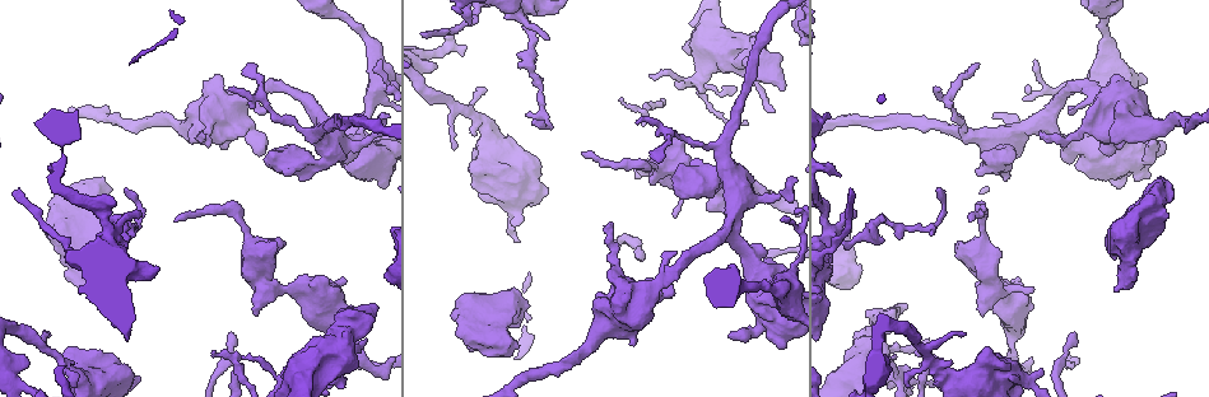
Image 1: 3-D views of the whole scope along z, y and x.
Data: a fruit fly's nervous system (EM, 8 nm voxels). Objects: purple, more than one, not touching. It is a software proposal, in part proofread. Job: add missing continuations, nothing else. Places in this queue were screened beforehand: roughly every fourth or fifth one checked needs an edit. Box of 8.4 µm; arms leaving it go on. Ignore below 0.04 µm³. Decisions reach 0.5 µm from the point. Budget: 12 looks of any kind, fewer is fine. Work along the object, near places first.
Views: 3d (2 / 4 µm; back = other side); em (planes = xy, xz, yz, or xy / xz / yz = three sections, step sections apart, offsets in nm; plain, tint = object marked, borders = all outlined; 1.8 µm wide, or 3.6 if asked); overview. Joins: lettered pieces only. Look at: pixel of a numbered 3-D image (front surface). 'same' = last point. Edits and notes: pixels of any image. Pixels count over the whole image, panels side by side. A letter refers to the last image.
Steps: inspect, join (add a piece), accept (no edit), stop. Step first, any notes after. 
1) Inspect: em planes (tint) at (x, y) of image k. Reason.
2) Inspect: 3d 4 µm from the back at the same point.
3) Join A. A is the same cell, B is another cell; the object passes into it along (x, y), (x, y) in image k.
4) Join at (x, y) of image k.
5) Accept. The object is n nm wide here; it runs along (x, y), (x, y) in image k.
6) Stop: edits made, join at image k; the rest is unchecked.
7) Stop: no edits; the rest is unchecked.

Inspect: 3d 4 µm at (469, 25) of image 1. Free end.

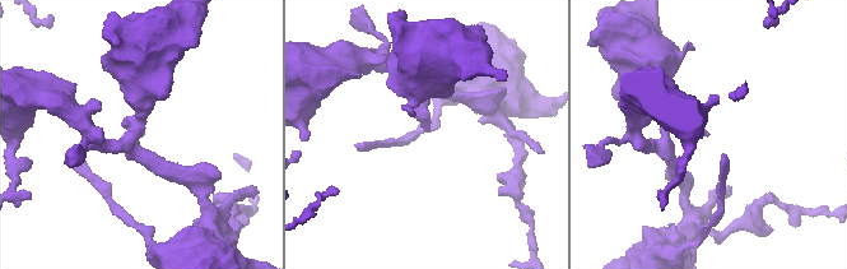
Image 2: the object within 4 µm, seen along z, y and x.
Inspect: em xz step 4 (borders) at (708, 133) of image 2.

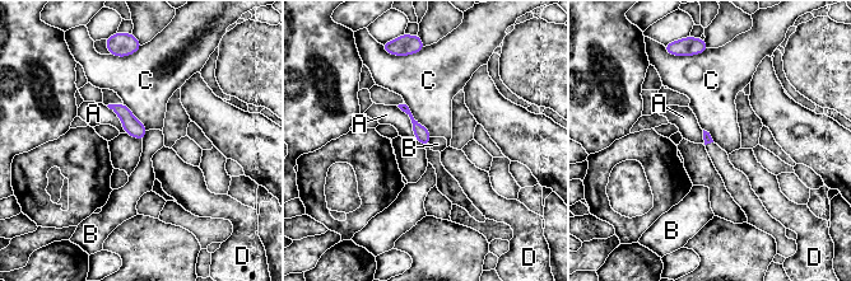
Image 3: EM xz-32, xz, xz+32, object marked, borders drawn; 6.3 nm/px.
Accept. A, B, C and D are other cells; no lettered piece goes on from it.

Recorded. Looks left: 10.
Inspect: em yz step 4 (plain) at (638, 122) of image 1.

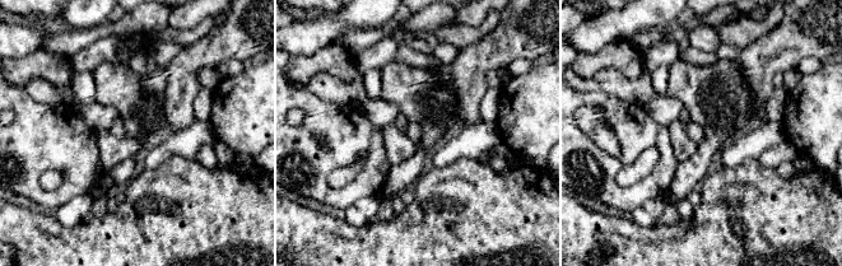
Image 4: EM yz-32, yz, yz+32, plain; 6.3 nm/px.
Inspect: em yz step 4 (borders) at the same point. See the neighbours.

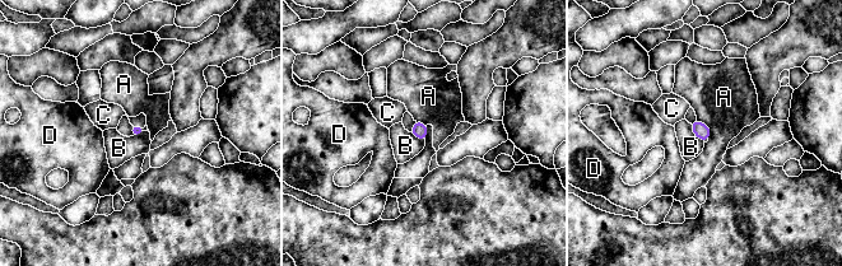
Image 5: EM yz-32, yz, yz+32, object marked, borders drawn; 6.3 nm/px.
Join C. The longest contact is with A, 150 nm; C is the same cell, A, B and D are other cells; the neuron continues.

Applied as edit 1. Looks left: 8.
Inspect: overview. Redraw.

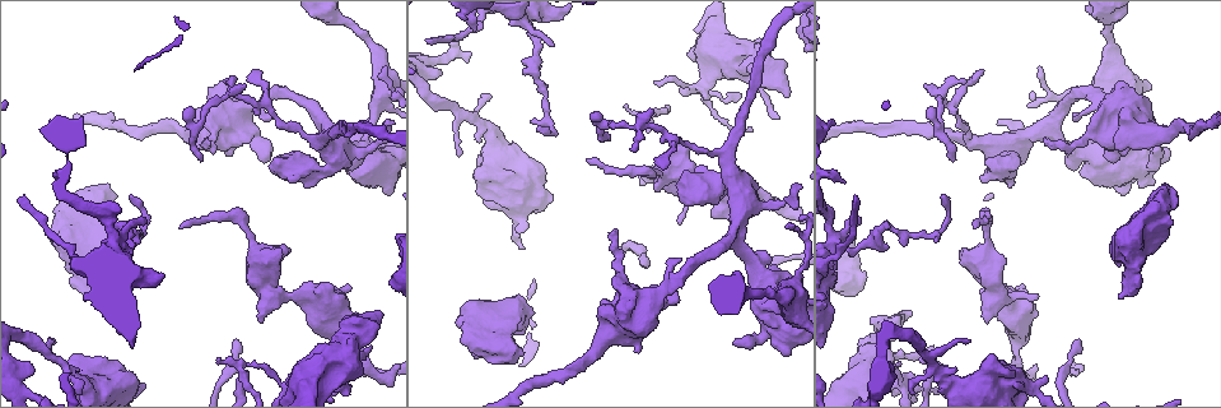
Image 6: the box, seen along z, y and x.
Inspect: em xz step 16 (tint) at (1046, 376) of image 6. Free end.

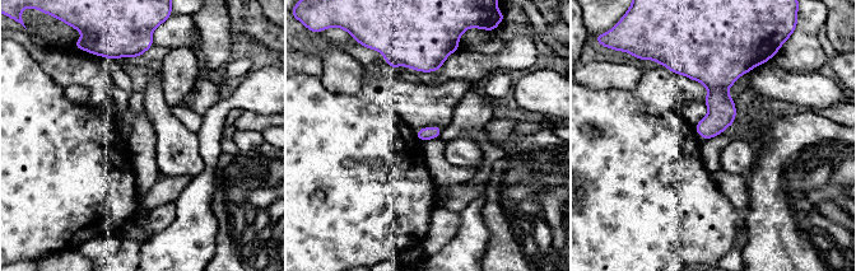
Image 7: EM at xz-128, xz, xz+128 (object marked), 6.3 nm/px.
Inspect: em planes (borders) at the same point. Another direction.

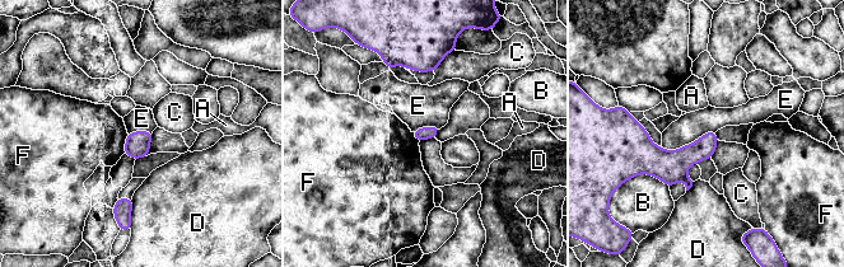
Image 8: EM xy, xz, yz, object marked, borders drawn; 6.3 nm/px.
Accept. A, B, C, D, E and F are other cells; a border runs along (714, 131), (676, 149), (661, 146) in image 8; no lettered piece goes on from it.

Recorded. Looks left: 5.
Inspect: em planes (plain) at (1118, 295) of image 6. Free end.

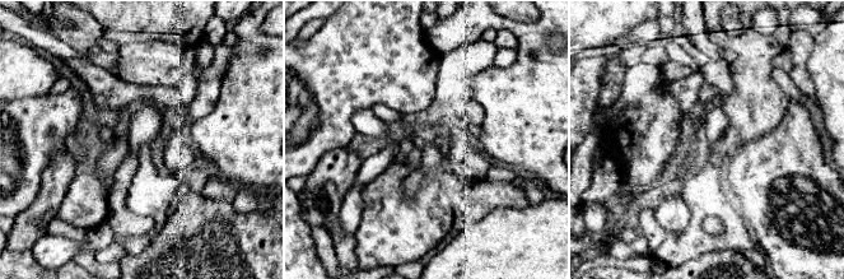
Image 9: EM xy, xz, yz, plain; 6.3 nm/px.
Inspect: em planes (borders) at the same point. What lies round it.

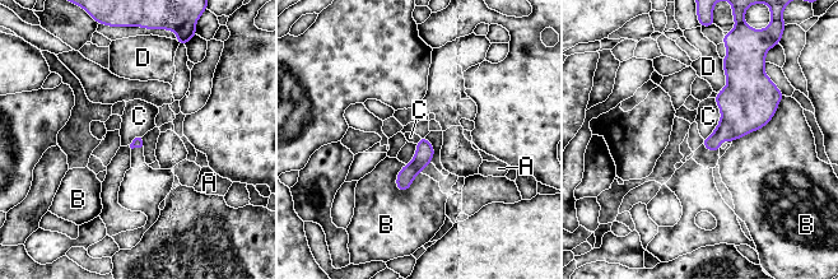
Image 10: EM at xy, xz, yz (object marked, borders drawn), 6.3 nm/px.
Accept. A, B, C and D are other cells; it runs along (423, 140), (423, 157), (401, 187) in image 10; none of them fits.

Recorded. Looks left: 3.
Inspect: 3d 4 µm at (679, 223) of image 6.

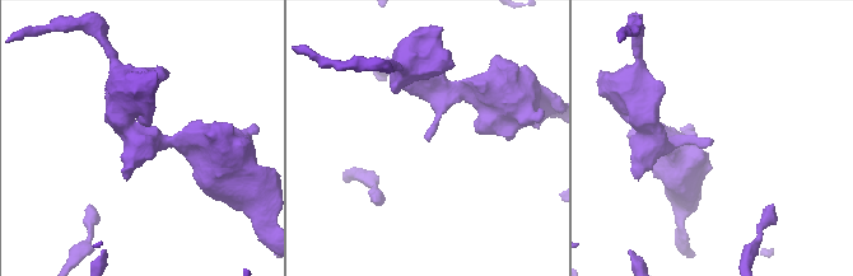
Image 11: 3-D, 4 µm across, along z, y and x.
Inspect: em xz step 8 (borders) at (424, 137) of image 11. Now the EM.

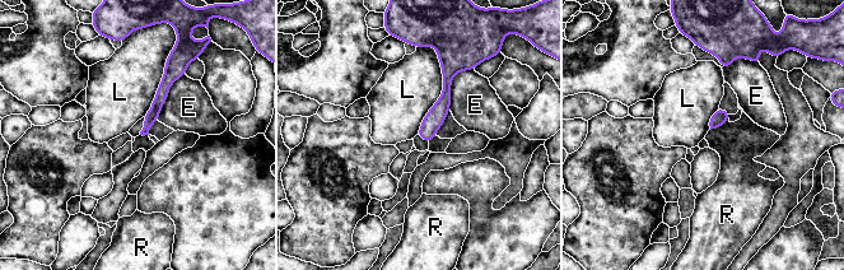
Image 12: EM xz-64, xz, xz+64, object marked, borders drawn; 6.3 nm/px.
Inspect: em planes (borders) at the same point. Cut it another way.

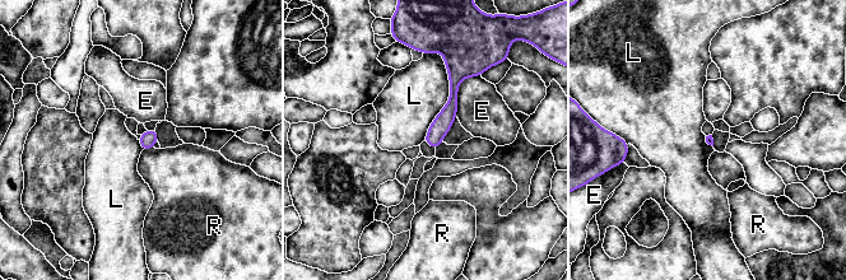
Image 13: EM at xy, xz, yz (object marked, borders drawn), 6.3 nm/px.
Accept. E, L and R are other cells; it runs along (452, 69), (452, 103), (433, 144) in image 13; none of them fits.

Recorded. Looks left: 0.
Stop: edits made, join at image 5; the rest is unchecked.

